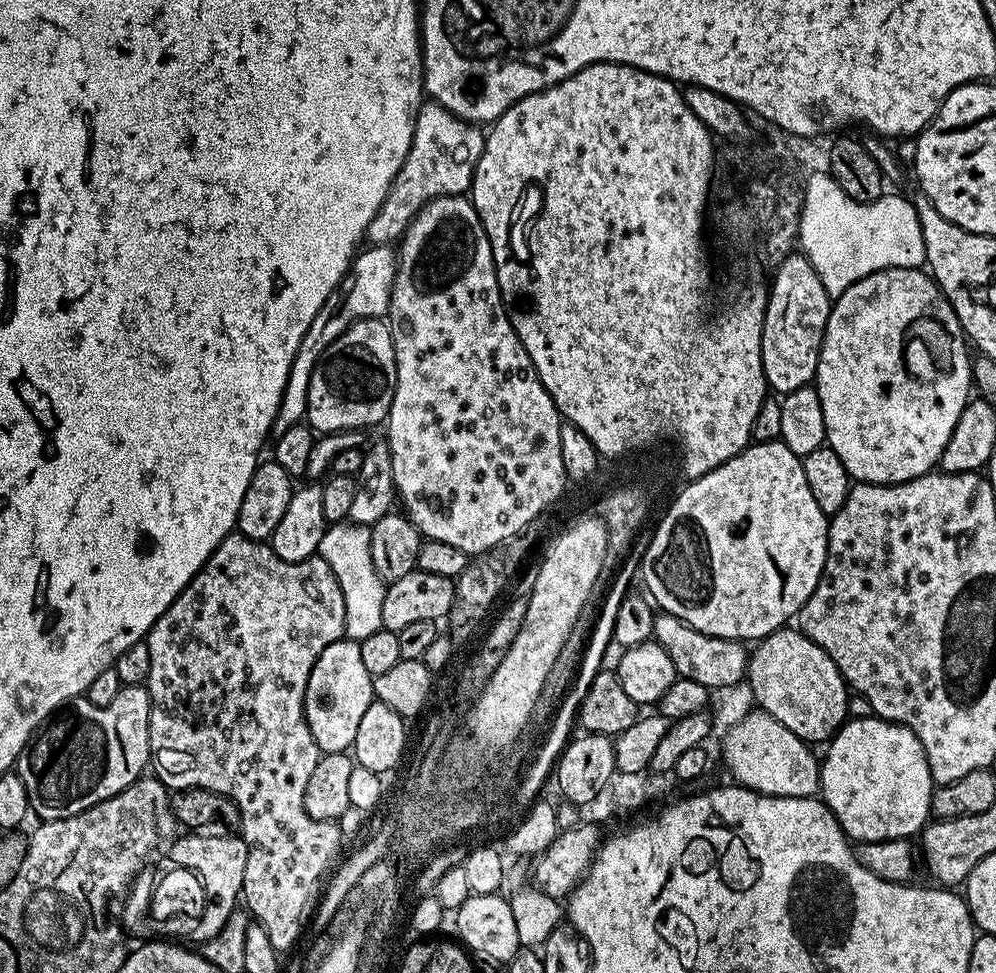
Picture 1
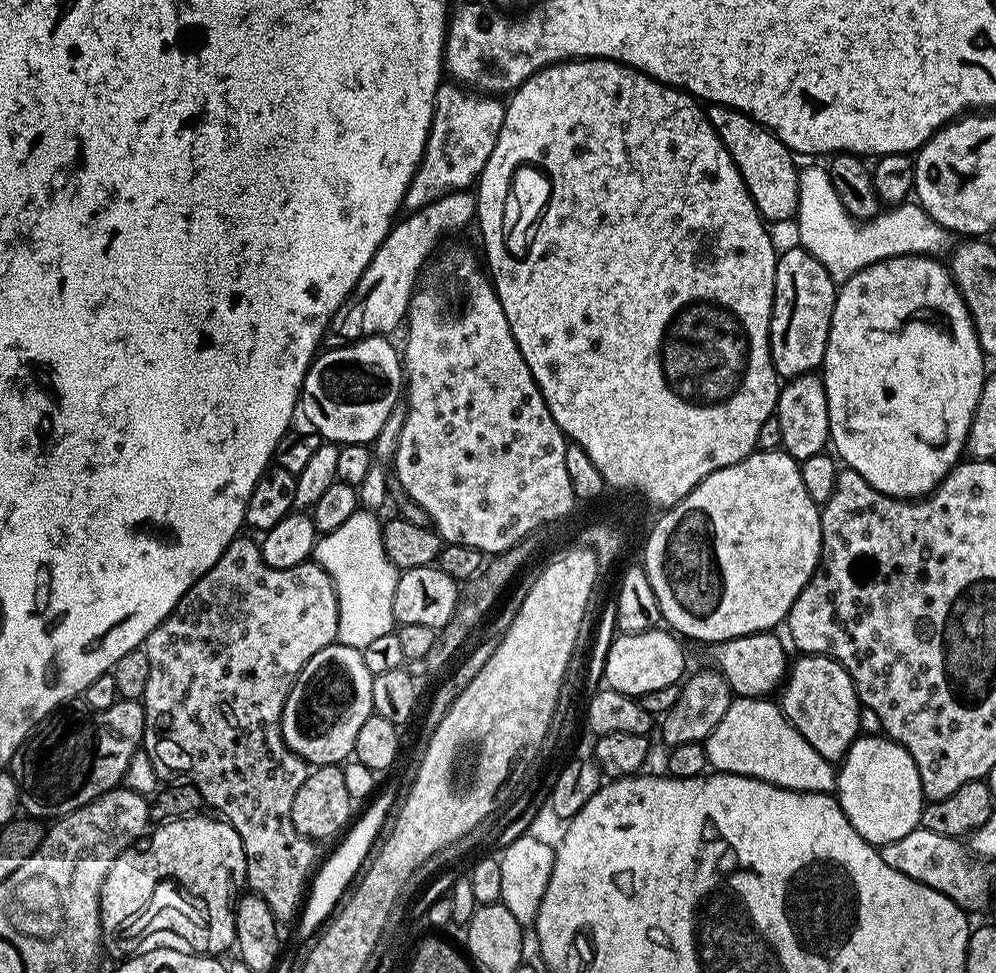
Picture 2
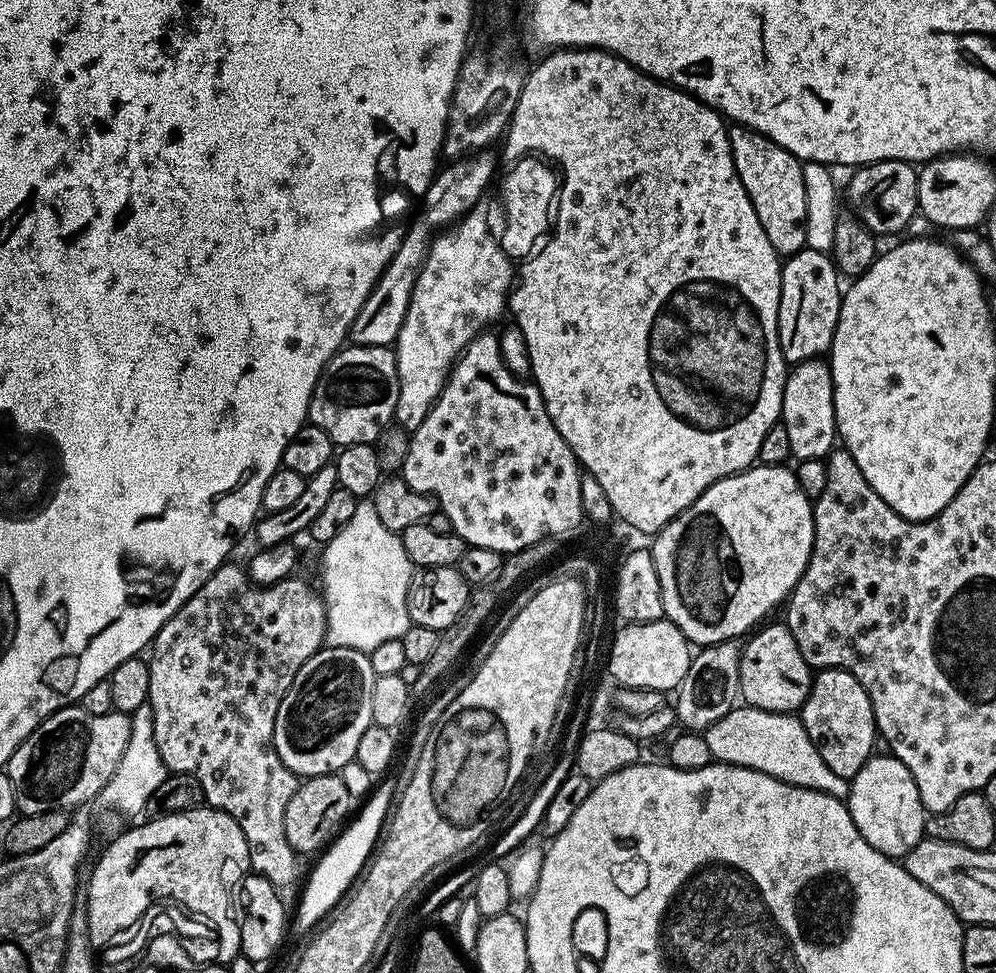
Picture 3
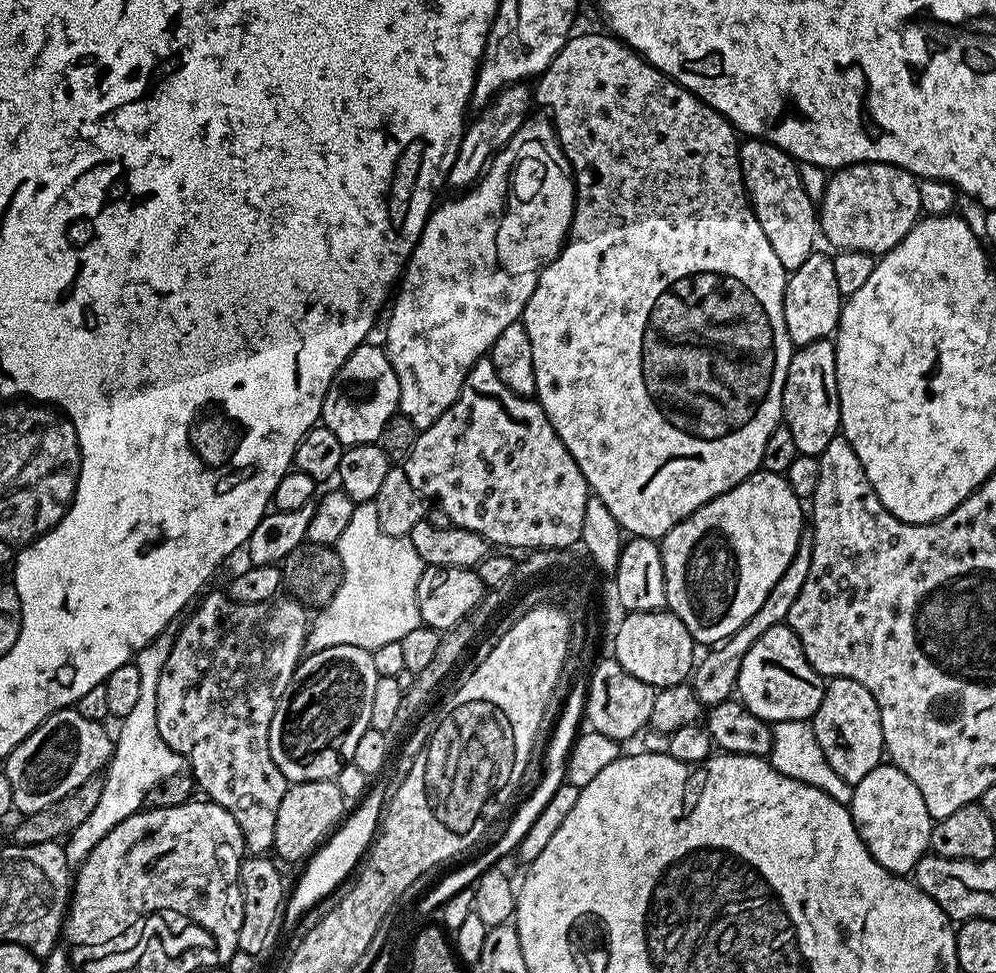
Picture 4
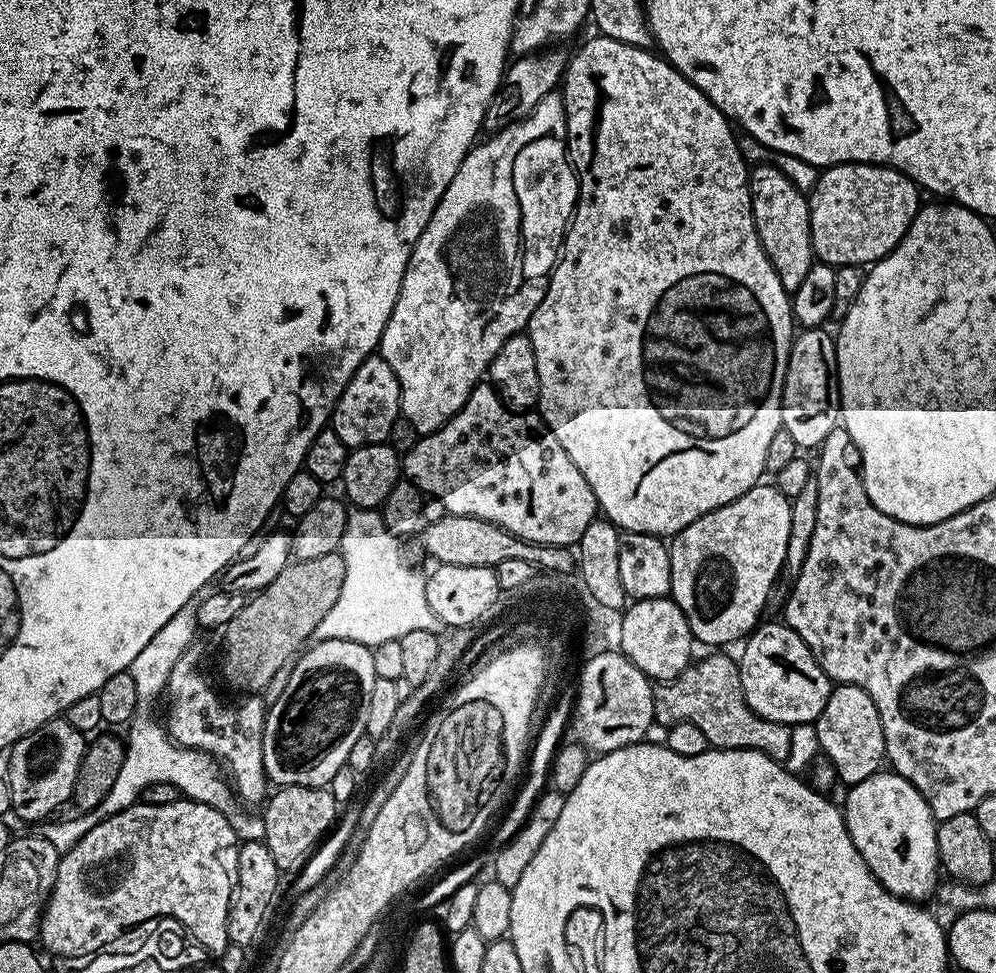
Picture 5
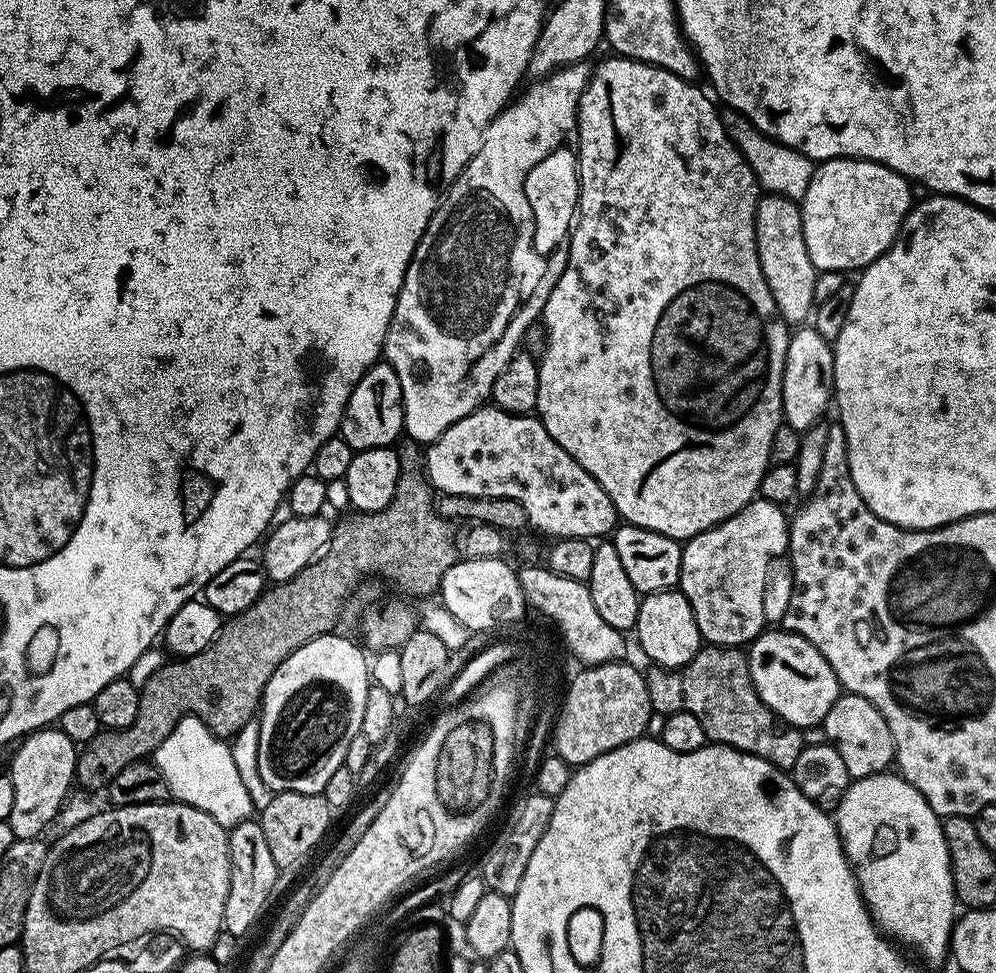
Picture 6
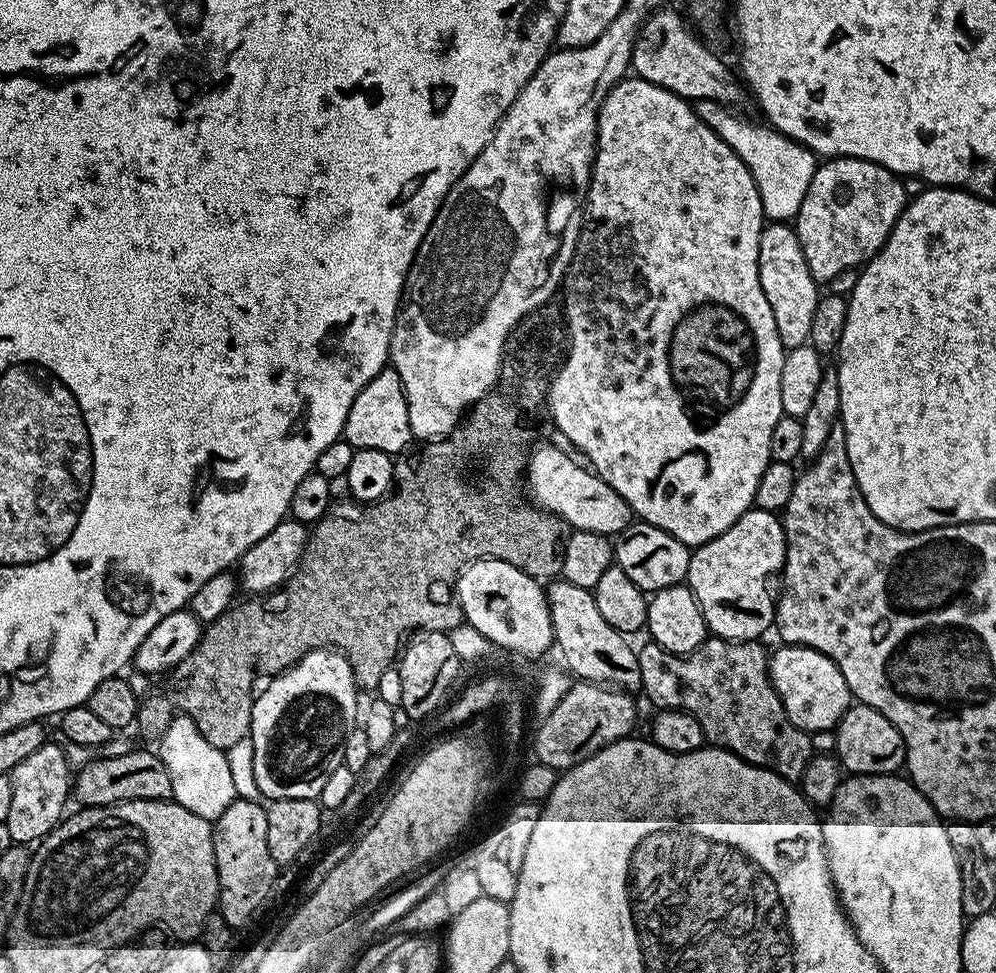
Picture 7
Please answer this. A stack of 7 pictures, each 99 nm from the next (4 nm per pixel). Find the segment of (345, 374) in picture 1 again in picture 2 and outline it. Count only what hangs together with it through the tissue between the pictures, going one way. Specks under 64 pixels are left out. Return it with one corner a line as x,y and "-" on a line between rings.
368,336
364,340
355,340
353,344
343,344
340,348
329,348
321,351
316,359
312,361
312,365
308,368
308,373
304,379
304,385
300,391
299,411
304,412
304,416
309,420
311,427
319,432
325,441
338,445
346,444
367,444
371,445
375,441
376,436
382,430
382,426
386,426
386,418
390,418
390,414
398,407
402,400
402,393
406,388
406,377
404,375
404,366
402,363
401,353
391,344
391,339
382,336

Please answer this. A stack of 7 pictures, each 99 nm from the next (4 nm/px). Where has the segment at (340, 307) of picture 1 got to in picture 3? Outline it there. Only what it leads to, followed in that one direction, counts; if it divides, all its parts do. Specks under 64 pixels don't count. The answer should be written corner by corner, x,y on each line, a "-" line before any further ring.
484,148
480,152
453,159
448,165
445,163
433,176
426,194
419,197
418,207
411,217
413,220
408,233
400,236
400,245
394,258
390,258
390,262
384,267
384,273
370,290
366,302
362,302
362,310
358,310
350,326
348,340
355,347
387,348
395,345
398,330
402,330
406,310
410,306
410,294
414,290
414,282
418,278
421,266
424,265
424,259
428,257
428,247
432,245
437,234
458,223
467,212
474,211
483,201
480,199
483,198
484,191
491,186
492,179
496,176
494,153
492,148

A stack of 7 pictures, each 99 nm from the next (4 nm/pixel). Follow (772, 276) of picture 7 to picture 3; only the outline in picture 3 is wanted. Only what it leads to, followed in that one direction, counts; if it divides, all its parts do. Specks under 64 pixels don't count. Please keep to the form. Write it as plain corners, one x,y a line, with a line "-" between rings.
733,123
728,128
728,141
732,147
732,157
738,178
770,238
770,246
781,257
793,256
806,247
806,182
804,164
792,152
787,152
769,136
763,136
743,124

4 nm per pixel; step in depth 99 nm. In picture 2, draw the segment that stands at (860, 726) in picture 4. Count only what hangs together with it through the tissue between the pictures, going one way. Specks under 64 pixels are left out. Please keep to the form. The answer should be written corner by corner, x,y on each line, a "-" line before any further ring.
797,655
779,689
778,703
798,734
802,734
802,738
806,738
806,742
810,742
810,746
814,746
814,750
827,760
843,761
856,737
861,735
862,705
854,682
848,671
828,656

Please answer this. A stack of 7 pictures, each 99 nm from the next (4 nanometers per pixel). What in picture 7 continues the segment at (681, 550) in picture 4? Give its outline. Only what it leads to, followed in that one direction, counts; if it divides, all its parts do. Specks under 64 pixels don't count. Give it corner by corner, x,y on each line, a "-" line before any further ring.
753,507
730,530
718,534
710,542
699,545
692,552
686,587
692,591
700,604
709,633
721,640
756,640
764,631
773,627
776,619
774,592
768,589
768,579
779,573
784,566
784,525
775,512
763,512

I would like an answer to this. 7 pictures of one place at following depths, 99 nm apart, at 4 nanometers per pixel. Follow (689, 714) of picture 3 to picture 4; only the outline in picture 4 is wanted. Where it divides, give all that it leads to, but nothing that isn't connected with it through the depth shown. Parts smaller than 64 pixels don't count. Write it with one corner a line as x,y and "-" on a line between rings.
806,530
800,536
798,550
794,554
790,566
786,566
786,574
782,574
782,578
778,578
778,582
774,582
774,590
770,590
770,594
766,594
766,602
762,602
762,606
758,606
758,610
754,610
754,618
750,618
738,630
734,630
734,634
730,634
719,644
709,647
705,651
708,653
705,656
703,653
695,661
690,677
690,687
692,693
700,700
701,705
720,704
736,692
738,670
742,666
742,658
746,658
746,650
750,650
750,646
754,646
754,642
758,642
758,638
762,638
762,634
766,634
766,630
787,621
790,606
794,606
794,601
798,599
802,585
806,583
806,573
810,570
811,557
812,534
811,531

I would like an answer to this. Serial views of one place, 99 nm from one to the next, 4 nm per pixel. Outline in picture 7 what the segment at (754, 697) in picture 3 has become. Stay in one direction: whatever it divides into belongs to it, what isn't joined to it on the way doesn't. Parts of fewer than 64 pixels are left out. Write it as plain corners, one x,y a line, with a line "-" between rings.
798,644
780,646
776,653
771,653
768,676
790,722
809,734
835,729
854,700
846,686
846,678
842,678
842,670
838,670
826,654
813,648
802,648

